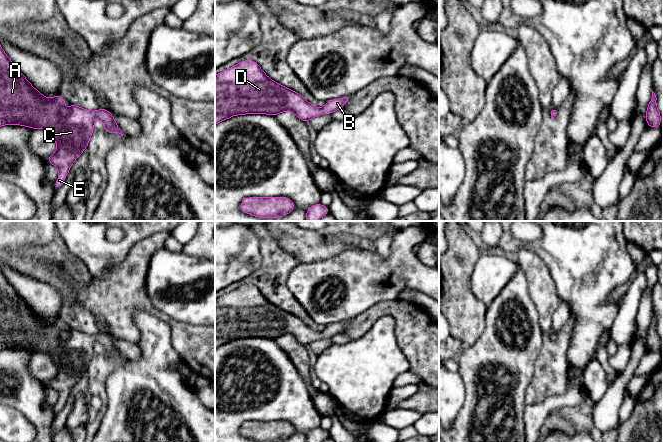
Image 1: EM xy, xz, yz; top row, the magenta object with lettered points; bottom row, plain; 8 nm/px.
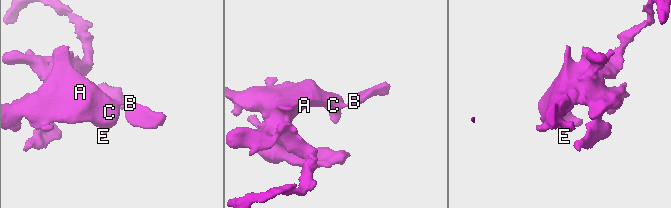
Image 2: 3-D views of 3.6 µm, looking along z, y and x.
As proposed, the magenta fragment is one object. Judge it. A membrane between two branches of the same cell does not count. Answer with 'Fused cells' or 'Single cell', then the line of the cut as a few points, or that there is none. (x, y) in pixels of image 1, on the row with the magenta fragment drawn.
Single cell. No split

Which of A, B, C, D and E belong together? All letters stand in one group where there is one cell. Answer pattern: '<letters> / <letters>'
A B C D E

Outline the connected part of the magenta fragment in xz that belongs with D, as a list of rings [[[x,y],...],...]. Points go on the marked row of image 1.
[[[243,60],[237,65],[215,75],[215,125],[235,115],[268,114],[276,116],[285,111],[292,111],[297,118],[308,123],[312,118],[315,118],[320,114],[331,114],[334,111],[342,109],[347,101],[348,97],[329,100],[325,102],[322,109],[318,109],[306,101],[302,95],[270,79],[263,72],[261,67],[252,60]]]

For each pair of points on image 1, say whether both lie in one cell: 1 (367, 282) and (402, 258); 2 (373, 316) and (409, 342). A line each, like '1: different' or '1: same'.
1: same
2: same

